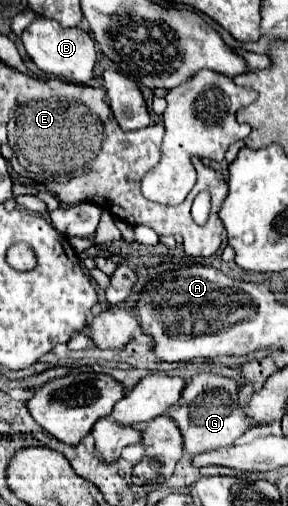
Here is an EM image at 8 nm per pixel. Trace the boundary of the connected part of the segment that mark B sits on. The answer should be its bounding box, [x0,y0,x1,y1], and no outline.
[21,18,95,84]

